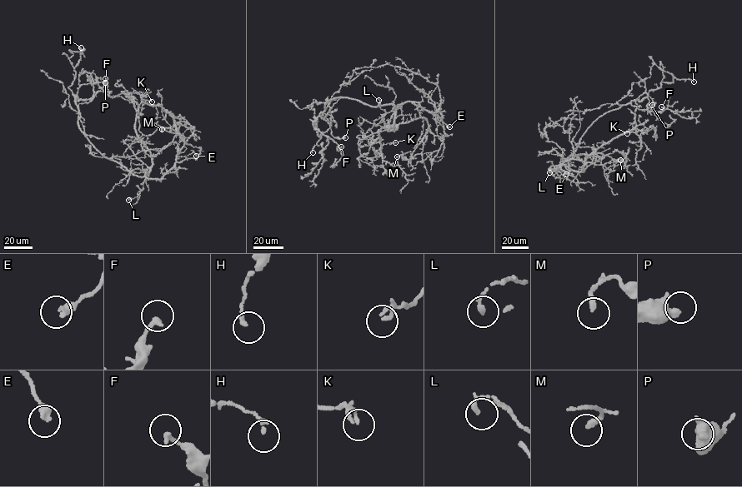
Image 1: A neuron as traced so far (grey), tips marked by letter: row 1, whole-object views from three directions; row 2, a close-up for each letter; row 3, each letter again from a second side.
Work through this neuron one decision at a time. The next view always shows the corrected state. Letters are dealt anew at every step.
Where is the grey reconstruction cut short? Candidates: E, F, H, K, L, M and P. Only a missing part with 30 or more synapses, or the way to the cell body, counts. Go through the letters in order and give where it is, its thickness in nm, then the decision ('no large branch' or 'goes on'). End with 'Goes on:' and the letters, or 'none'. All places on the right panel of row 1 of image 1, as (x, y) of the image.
E: place (566, 174); calibre 360 nm; no large branch
F: place (661, 106); calibre 240 nm; no large branch
H: place (694, 81); calibre 170 nm; no large branch
K: place (627, 133); calibre 200 nm; no large branch
L: place (549, 172); calibre 200 nm; no large branch
M: place (620, 160); calibre 240 nm; no large branch
P: place (652, 105); calibre 340 nm; no large branch
Goes on: none

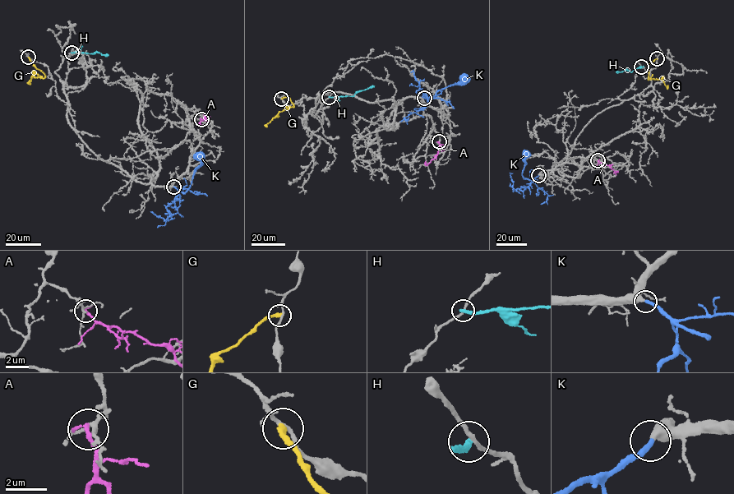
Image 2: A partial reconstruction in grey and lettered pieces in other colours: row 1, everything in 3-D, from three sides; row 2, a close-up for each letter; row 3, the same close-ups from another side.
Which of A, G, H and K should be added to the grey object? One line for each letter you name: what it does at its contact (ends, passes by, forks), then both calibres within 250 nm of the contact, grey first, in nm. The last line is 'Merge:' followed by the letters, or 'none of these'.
K: it ends | 440/280 nm
Merge: K

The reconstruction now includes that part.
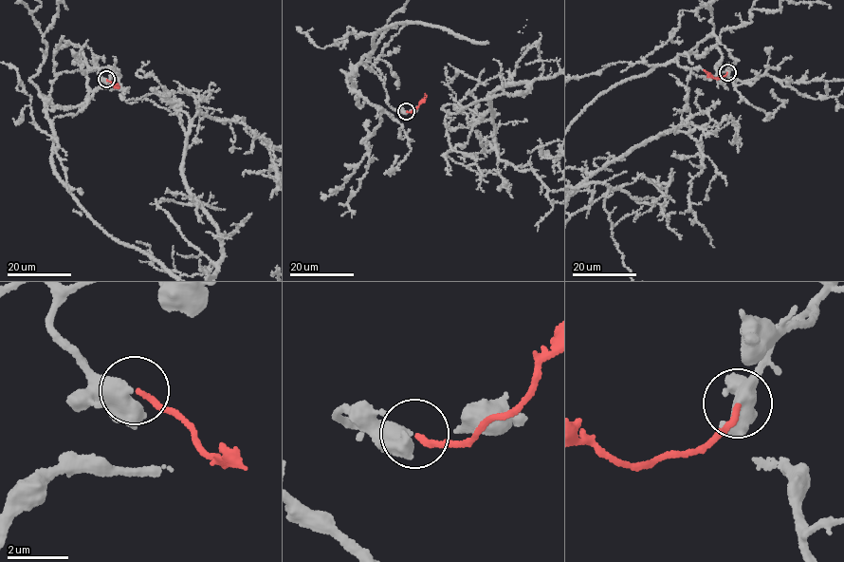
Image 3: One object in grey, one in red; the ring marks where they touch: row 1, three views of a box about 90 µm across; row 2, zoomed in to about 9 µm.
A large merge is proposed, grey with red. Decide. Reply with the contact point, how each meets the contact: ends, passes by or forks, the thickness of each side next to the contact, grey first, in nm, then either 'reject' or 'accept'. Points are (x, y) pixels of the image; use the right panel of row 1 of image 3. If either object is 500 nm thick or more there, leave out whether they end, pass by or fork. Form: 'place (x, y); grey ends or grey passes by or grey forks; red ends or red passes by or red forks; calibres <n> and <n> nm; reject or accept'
place (727, 72); calibres 600 and 170 nm; accept

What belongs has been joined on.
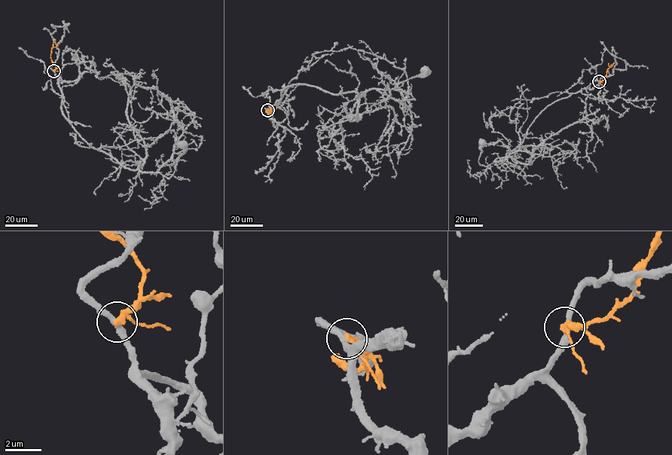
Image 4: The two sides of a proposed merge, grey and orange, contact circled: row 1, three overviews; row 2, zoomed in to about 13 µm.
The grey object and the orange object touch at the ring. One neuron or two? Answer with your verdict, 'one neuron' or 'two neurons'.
two neurons

